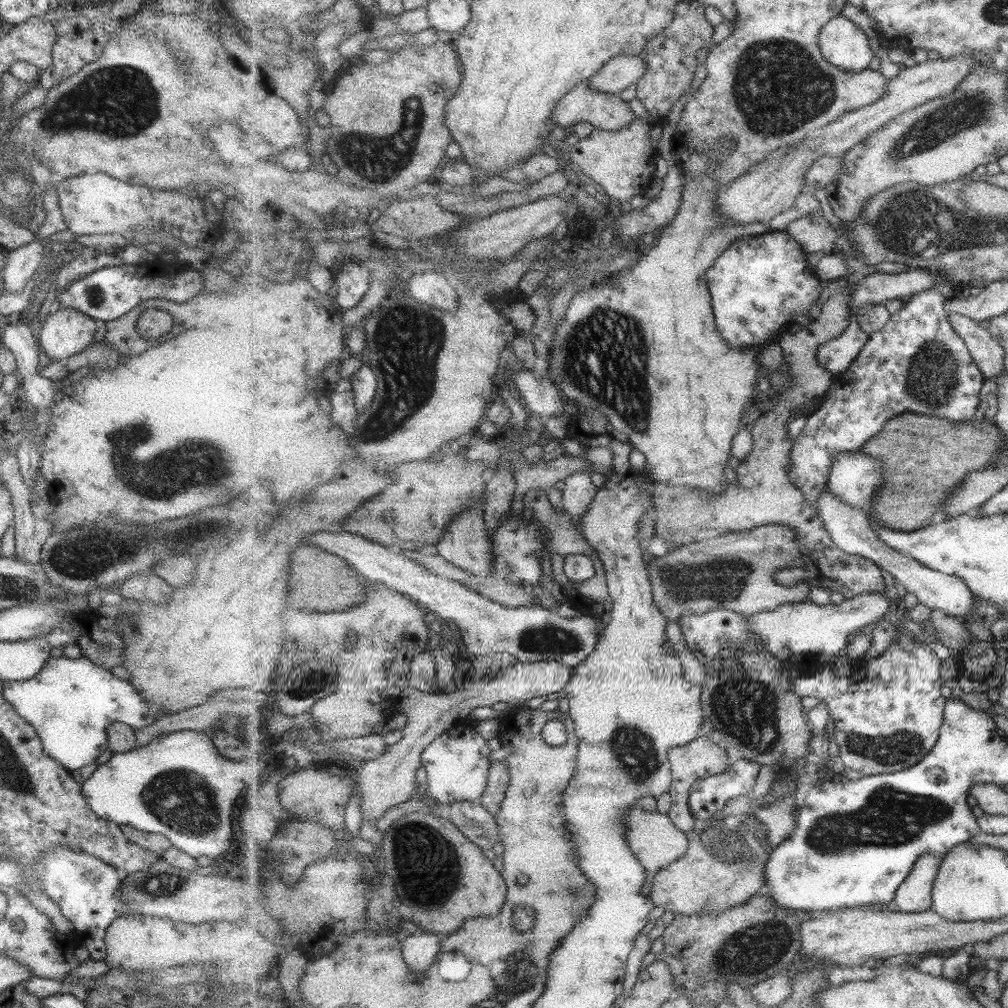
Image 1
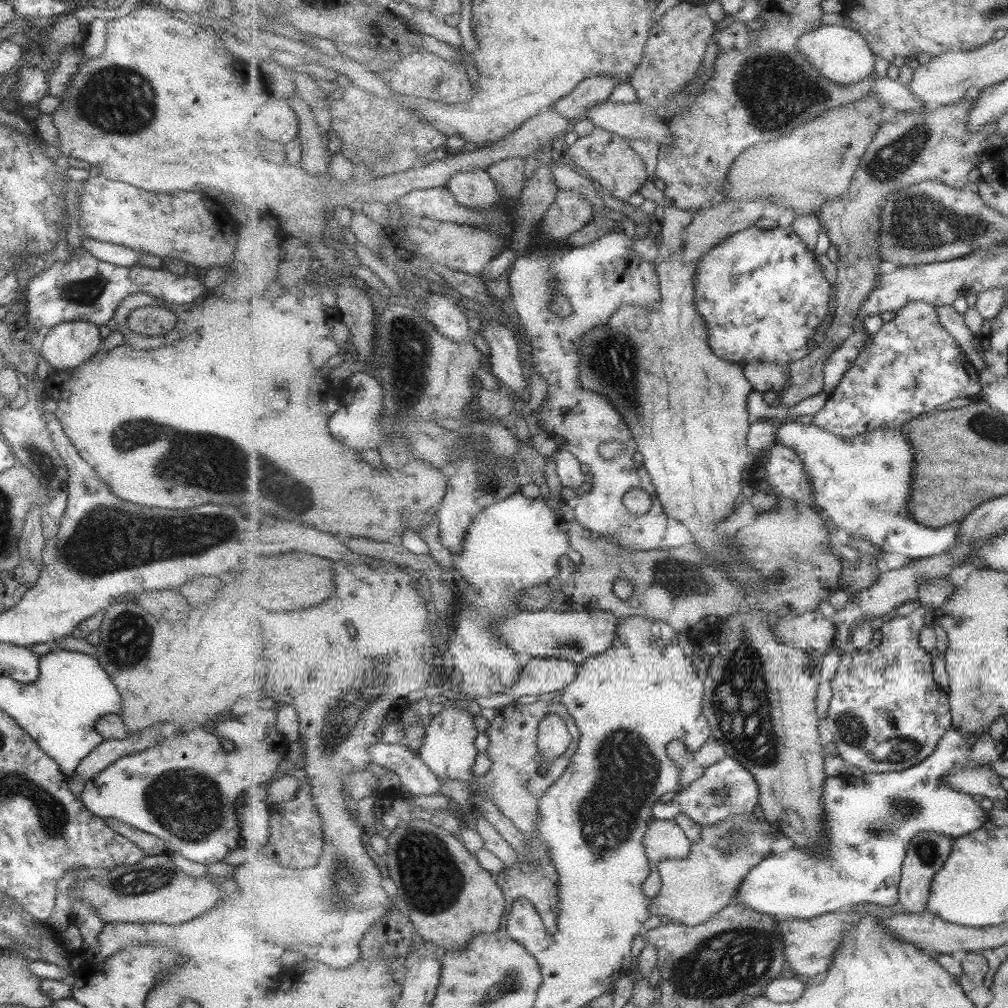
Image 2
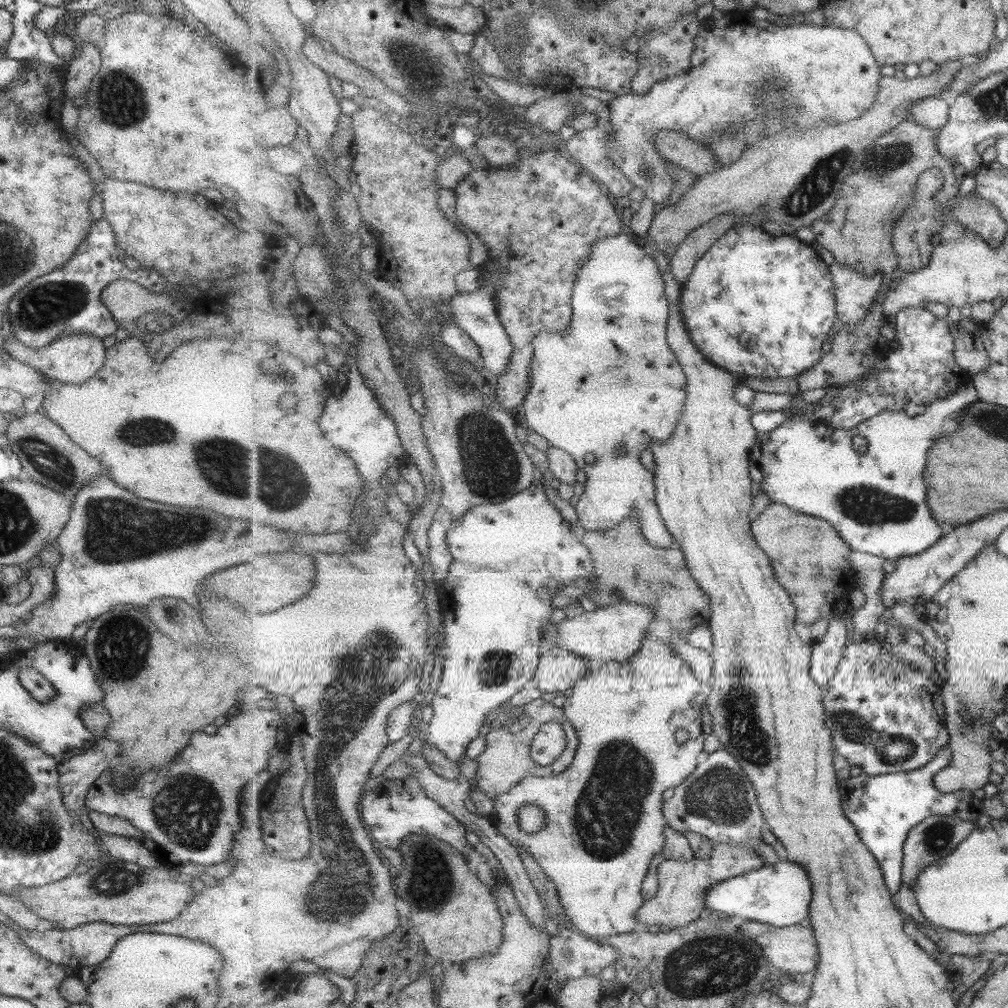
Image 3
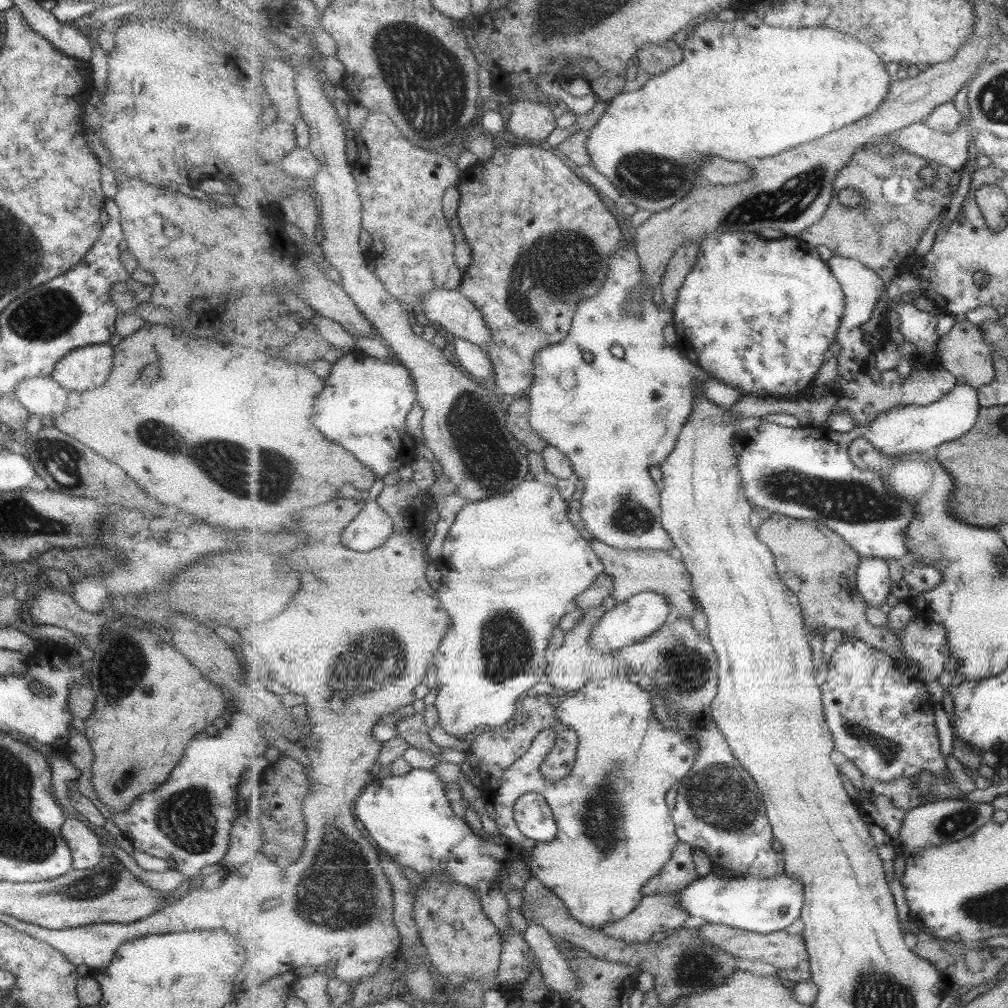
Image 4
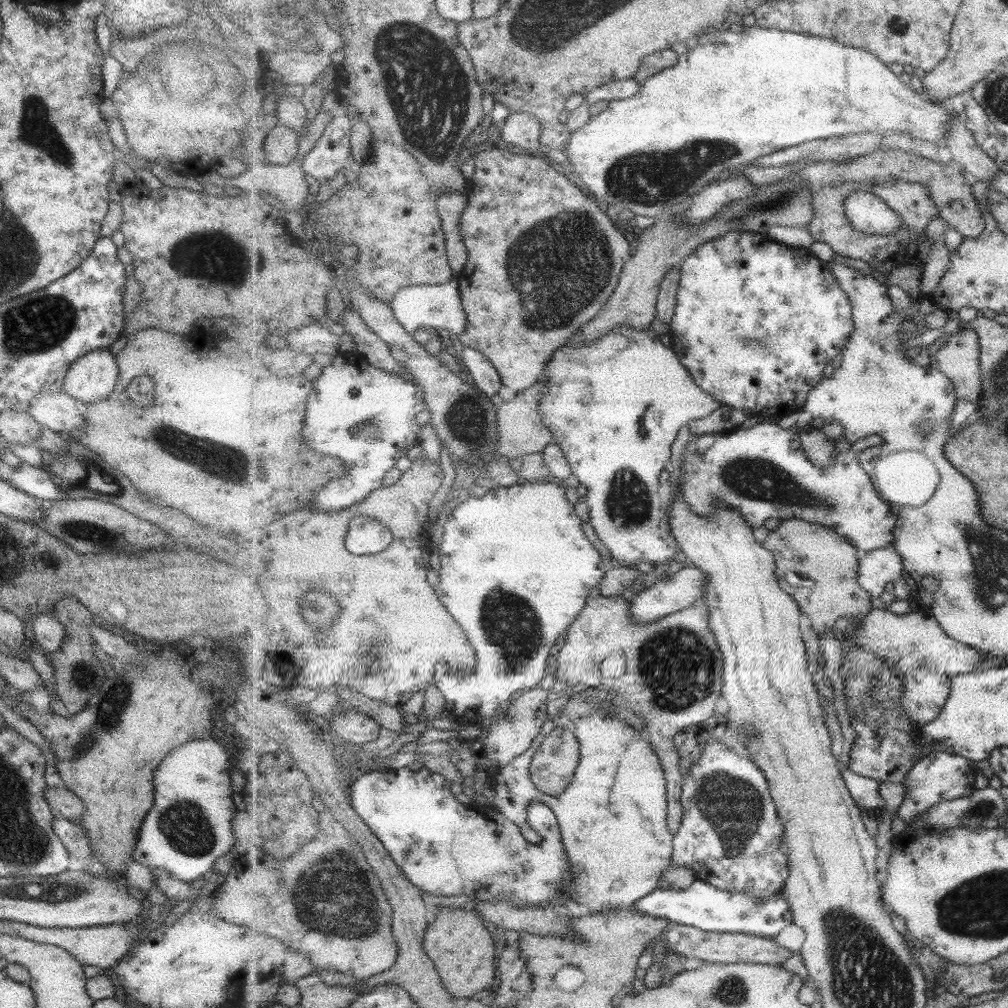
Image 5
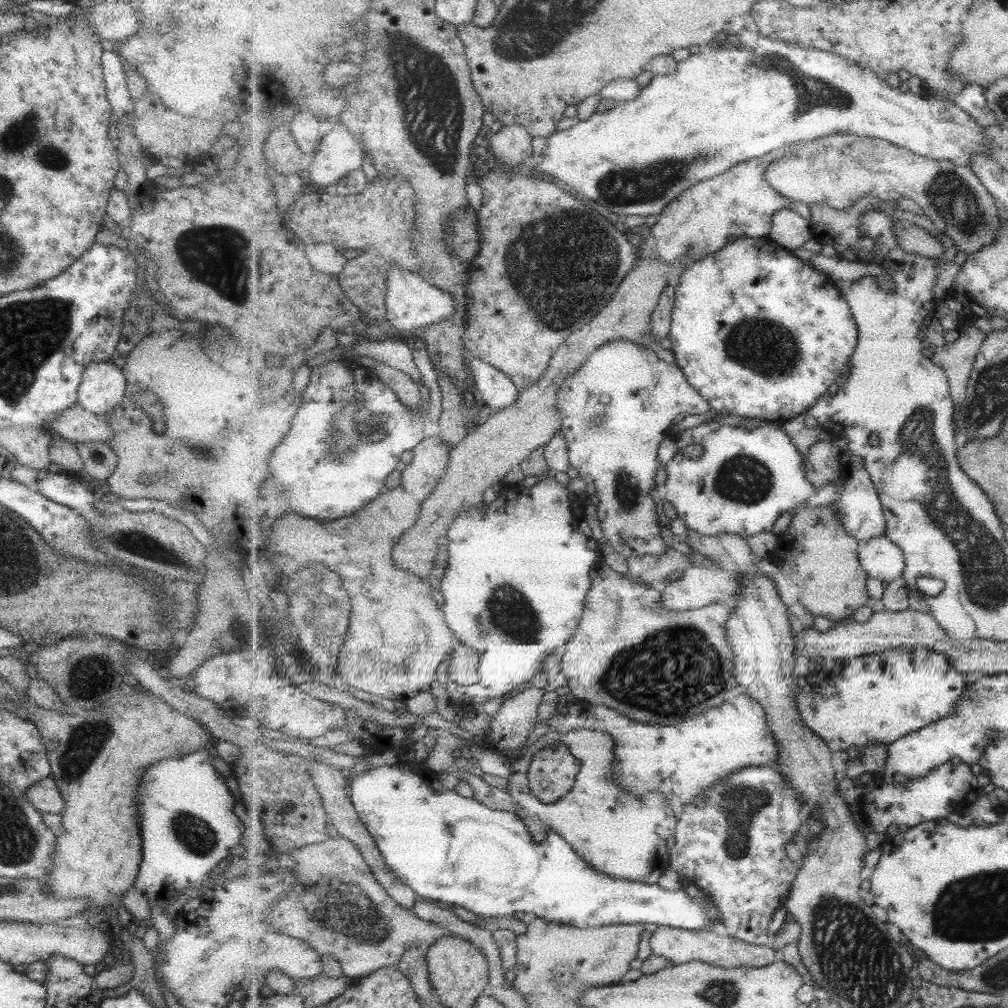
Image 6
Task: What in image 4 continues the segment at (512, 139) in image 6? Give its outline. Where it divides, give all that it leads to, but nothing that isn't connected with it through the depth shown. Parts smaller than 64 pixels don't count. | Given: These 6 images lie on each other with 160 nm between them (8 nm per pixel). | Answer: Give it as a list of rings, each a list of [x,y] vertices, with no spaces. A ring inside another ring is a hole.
[[[527,99],[511,103],[512,113],[509,117],[509,129],[519,139],[542,142],[557,128],[556,118],[549,104],[533,102]]]

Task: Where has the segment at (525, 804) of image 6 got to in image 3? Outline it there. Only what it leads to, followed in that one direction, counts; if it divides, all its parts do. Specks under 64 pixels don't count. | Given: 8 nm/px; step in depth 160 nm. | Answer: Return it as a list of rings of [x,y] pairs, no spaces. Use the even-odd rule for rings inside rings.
[[[646,634],[646,640],[644,640],[642,648],[636,652],[636,656],[628,660],[627,662],[605,662],[599,671],[589,672],[585,678],[571,688],[572,693],[570,696],[565,696],[566,700],[563,703],[564,713],[566,717],[570,719],[576,726],[577,734],[580,740],[575,760],[573,764],[561,774],[556,777],[540,777],[540,776],[526,776],[523,780],[520,780],[519,784],[516,784],[511,792],[500,794],[496,801],[493,801],[493,811],[487,816],[490,821],[497,827],[502,833],[517,847],[522,844],[526,846],[528,852],[530,852],[535,860],[542,866],[542,869],[549,875],[550,879],[556,884],[558,895],[564,909],[566,910],[567,918],[570,918],[568,924],[561,924],[558,926],[559,935],[553,936],[551,939],[551,949],[549,950],[549,957],[547,957],[547,963],[545,963],[545,976],[547,981],[543,985],[543,989],[540,994],[540,1001],[545,1003],[558,1004],[558,996],[560,989],[563,988],[563,984],[567,980],[573,980],[573,978],[585,978],[585,976],[595,976],[599,978],[601,970],[607,968],[607,966],[617,966],[621,953],[619,949],[611,947],[611,945],[603,945],[601,939],[603,937],[610,937],[619,933],[630,932],[642,932],[646,930],[645,924],[641,924],[637,920],[638,910],[642,908],[646,898],[643,898],[642,884],[650,869],[650,864],[654,861],[654,858],[663,852],[666,848],[666,829],[668,828],[668,822],[666,816],[663,814],[663,803],[665,801],[665,793],[671,788],[677,788],[683,784],[686,778],[689,778],[691,774],[695,772],[697,765],[700,763],[699,758],[705,748],[703,748],[703,742],[709,734],[713,734],[713,718],[707,710],[707,694],[703,692],[703,686],[701,682],[695,678],[695,673],[692,672],[691,666],[687,664],[670,645],[671,643],[665,643],[661,641],[653,641],[650,639],[649,634]],[[677,730],[686,730],[689,734],[689,738],[679,744],[675,738],[675,732]],[[531,803],[541,806],[546,814],[546,825],[538,830],[535,834],[529,834],[525,830],[520,828],[520,822],[518,821],[518,812],[524,804]]]

